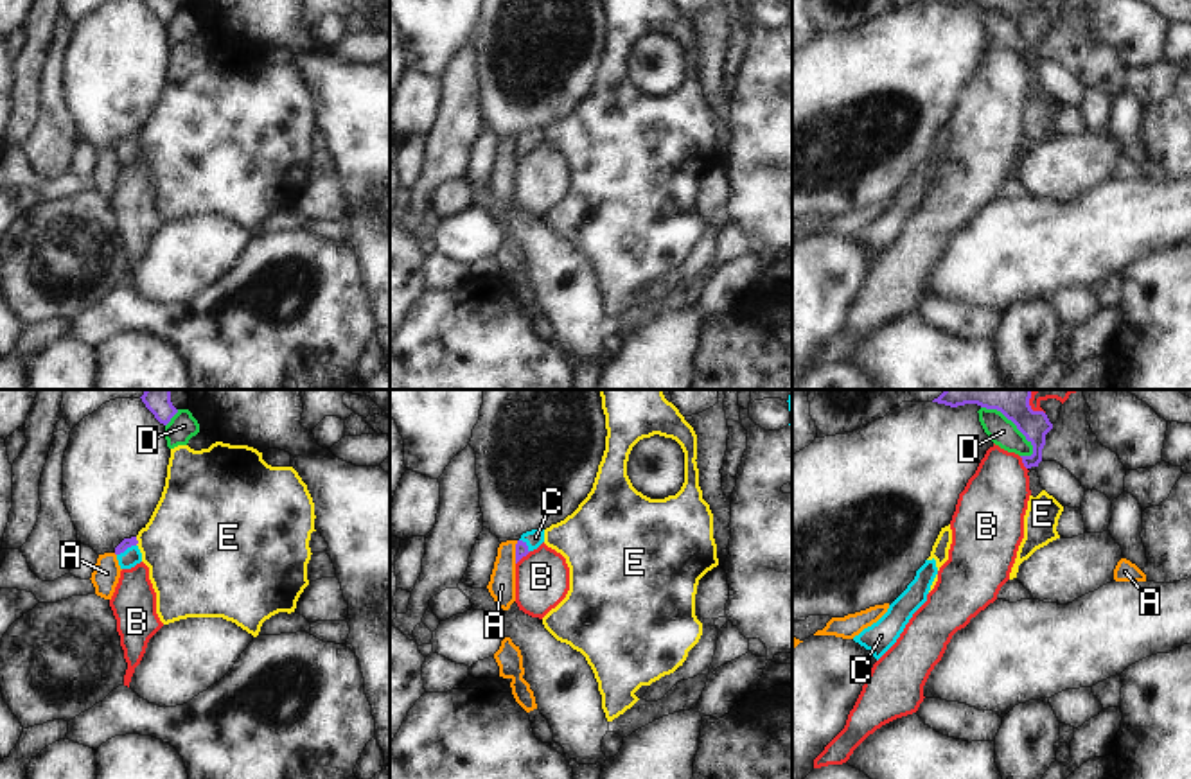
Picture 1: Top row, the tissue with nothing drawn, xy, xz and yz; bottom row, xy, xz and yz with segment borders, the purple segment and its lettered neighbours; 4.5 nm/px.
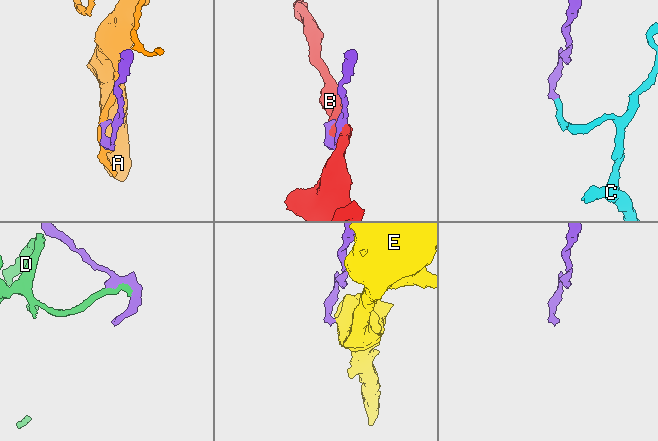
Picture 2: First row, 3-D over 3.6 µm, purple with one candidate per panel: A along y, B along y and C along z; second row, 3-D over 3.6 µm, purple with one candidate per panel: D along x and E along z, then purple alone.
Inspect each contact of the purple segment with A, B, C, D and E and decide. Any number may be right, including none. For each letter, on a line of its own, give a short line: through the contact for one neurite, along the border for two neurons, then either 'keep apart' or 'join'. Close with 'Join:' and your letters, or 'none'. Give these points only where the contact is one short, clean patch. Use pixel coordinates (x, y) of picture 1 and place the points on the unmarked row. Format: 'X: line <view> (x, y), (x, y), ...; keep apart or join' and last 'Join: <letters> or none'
A: line xz (518, 139), (514, 160); keep apart
B: keep apart
C: line xy (126, 140), (126, 146), (132, 153); join
D: keep apart
E: line xy (135, 135), (137, 142); keep apart
Join: C

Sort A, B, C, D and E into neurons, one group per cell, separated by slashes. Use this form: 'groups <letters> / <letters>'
groups A / B / C / D / E

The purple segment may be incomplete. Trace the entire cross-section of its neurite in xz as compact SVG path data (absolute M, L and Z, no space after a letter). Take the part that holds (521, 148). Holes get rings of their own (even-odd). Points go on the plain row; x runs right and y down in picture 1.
M532 127L521 133L516 142L516 162L530 149L537 147L544 140L544 127Z

